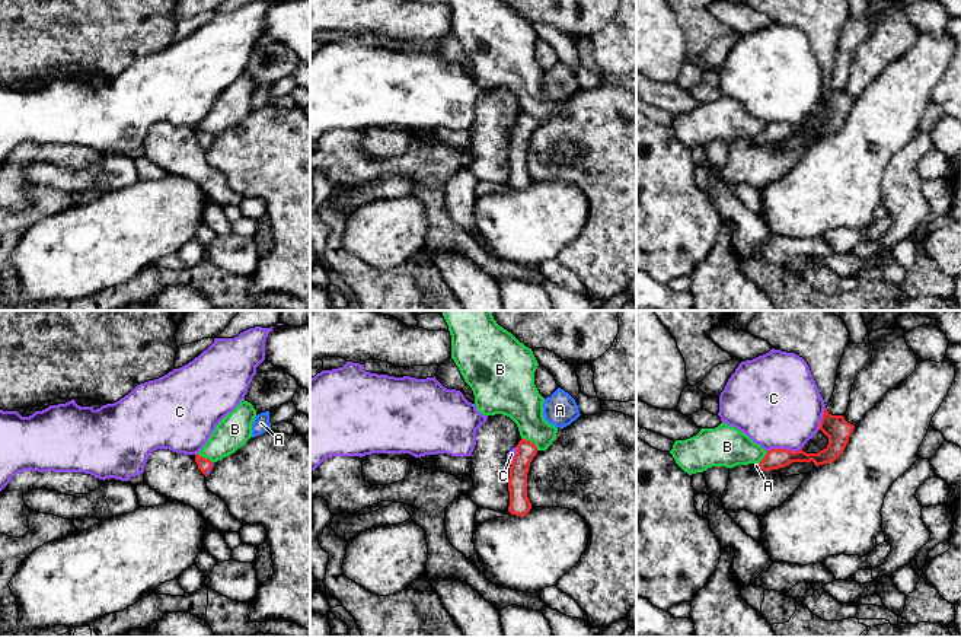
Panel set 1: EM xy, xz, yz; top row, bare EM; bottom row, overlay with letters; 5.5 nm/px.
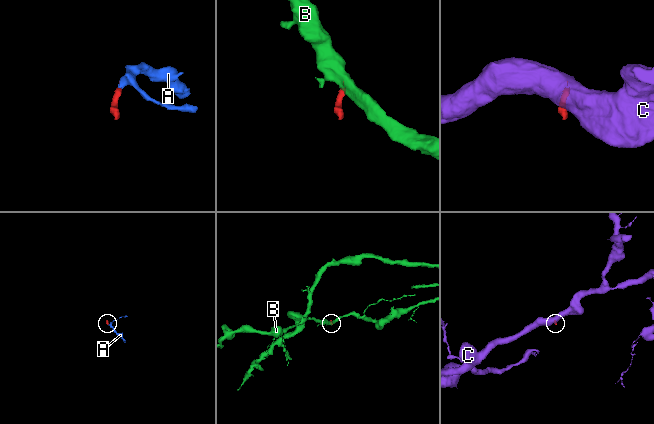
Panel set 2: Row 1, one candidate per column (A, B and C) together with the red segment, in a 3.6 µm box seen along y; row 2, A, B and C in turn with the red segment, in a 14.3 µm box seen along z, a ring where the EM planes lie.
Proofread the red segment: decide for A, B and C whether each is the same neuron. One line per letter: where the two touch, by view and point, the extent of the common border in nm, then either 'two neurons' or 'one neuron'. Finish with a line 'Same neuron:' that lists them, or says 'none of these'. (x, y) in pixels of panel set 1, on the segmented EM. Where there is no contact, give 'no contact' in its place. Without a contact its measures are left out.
A: contact xy (206, 473); length 40 nm; one neuron
B: contact xz (530, 442); length 120 nm; two neurons
C: contact yz (784, 449); length 190 nm; two neurons
Same neuron: A

